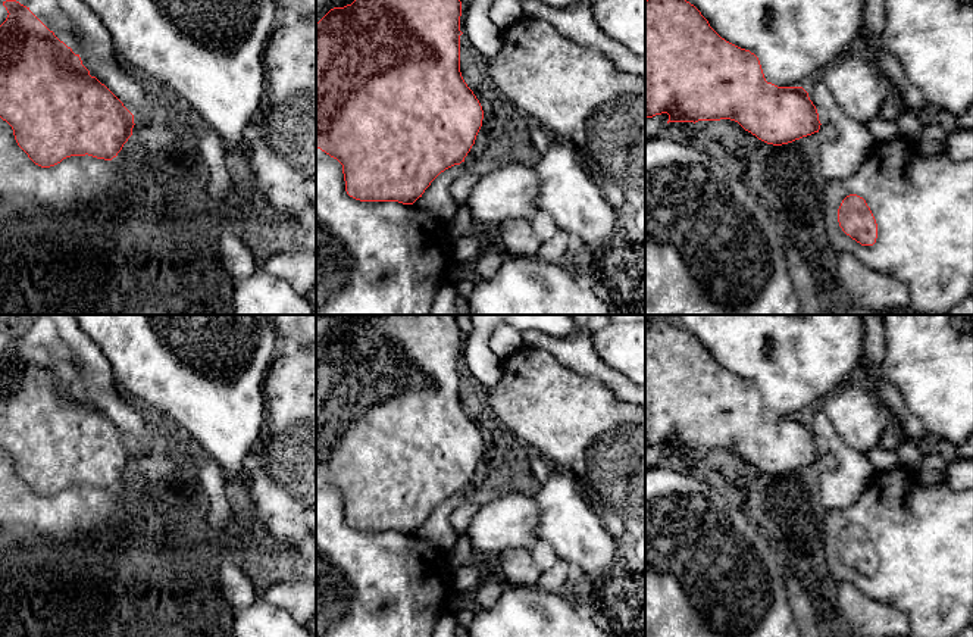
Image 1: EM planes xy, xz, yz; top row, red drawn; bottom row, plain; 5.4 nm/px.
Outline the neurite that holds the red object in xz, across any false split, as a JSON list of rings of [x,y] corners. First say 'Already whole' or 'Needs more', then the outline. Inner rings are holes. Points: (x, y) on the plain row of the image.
Already whole. [[[360,315],[360,324],[351,334],[331,338],[316,353],[316,477],[342,494],[350,527],[413,534],[441,502],[464,491],[482,456],[484,440],[460,402],[460,346],[456,315]]]

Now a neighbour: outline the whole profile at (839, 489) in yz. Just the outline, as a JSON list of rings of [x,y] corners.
[[[817,405],[808,410],[807,422],[823,450],[835,456],[838,466],[820,475],[820,500],[825,510],[847,509],[854,505],[867,488],[875,466],[866,453],[847,446],[835,433],[826,413]]]

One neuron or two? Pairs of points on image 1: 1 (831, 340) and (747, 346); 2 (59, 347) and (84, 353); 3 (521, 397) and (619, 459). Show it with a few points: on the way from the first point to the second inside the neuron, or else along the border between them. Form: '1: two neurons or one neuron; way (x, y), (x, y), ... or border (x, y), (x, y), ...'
1: one neuron; way (810, 331), (767, 331)
2: two neurons; border (49, 330), (71, 350), (81, 381)
3: one neuron; way (546, 405), (594, 434)

